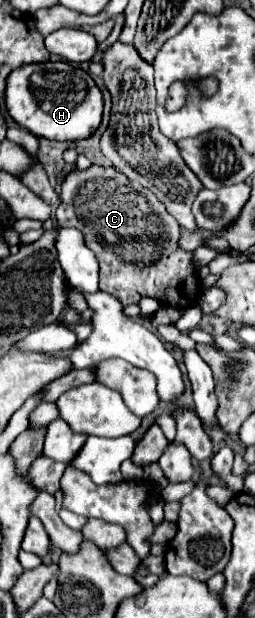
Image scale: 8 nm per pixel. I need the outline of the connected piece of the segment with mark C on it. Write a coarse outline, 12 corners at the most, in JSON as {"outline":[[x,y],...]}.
{"outline":[[114,167],[72,171],[56,211],[100,289],[186,309],[194,253],[158,197]]}

